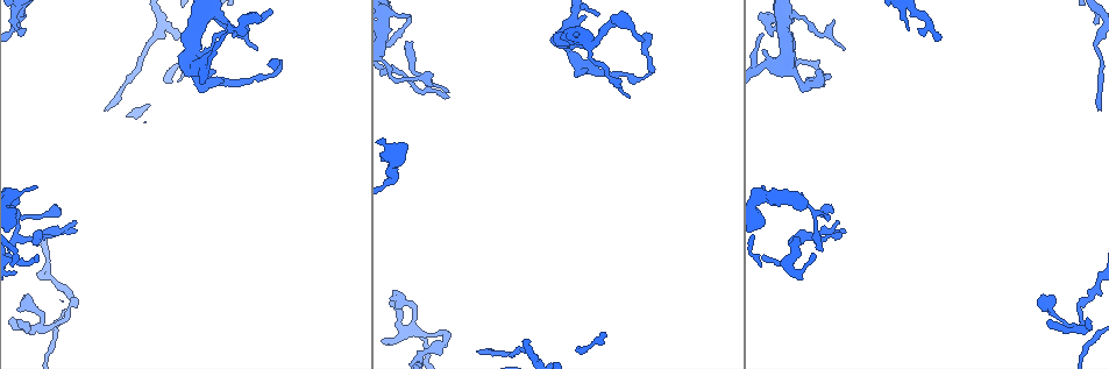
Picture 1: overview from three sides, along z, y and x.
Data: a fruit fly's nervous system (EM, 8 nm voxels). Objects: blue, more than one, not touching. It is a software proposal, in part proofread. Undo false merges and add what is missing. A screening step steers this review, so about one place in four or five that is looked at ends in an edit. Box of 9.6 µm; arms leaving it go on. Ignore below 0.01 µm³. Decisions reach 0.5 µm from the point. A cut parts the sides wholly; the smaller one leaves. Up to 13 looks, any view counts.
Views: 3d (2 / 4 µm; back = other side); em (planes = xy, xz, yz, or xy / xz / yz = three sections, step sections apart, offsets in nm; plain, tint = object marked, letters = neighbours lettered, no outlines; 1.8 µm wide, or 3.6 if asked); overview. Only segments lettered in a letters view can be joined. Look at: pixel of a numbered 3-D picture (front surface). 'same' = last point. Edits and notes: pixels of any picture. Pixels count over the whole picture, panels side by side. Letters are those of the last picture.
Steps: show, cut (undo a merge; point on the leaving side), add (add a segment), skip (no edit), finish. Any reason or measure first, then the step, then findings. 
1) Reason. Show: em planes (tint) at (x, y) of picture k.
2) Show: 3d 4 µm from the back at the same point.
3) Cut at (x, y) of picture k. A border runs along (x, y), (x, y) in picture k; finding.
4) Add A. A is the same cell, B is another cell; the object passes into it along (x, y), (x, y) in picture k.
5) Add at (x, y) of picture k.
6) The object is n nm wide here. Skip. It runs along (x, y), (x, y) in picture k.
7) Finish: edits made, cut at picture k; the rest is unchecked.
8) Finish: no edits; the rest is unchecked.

An open end. Show: 3d 2 µm at (789, 242) of picture 1.

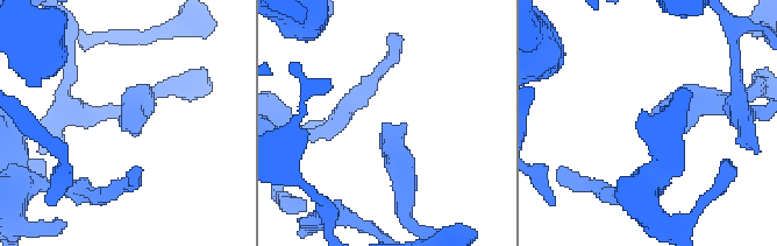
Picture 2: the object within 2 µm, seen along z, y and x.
Shape alone is not enough. Show: em planes (tint) at (120, 126) of picture 2.

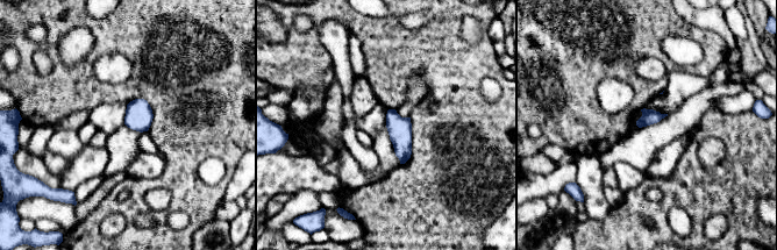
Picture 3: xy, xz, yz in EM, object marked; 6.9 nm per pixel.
Show: em planes (letters) at the same point.

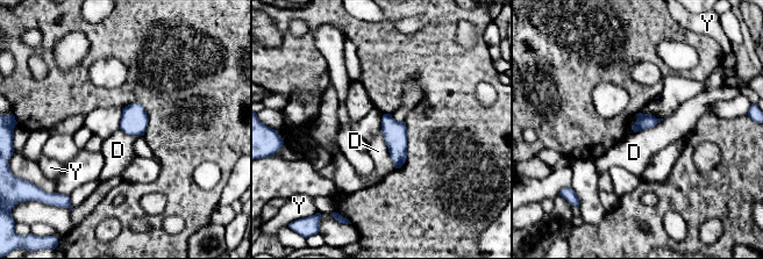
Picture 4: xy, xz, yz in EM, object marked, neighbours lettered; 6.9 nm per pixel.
Skip. D and Y are other cells; a border runs along (380, 129), (390, 159), (396, 167) in picture 4; none of them fits.

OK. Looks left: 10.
Sharp bend. Show: em xy step 4 (tint) at (194, 67) of picture 1.

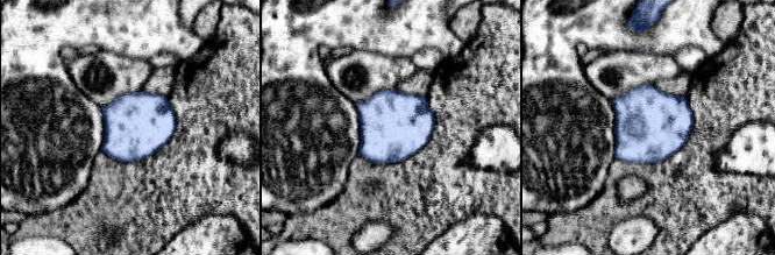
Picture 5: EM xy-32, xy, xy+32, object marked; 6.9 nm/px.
Show: em planes (letters) at the same point.

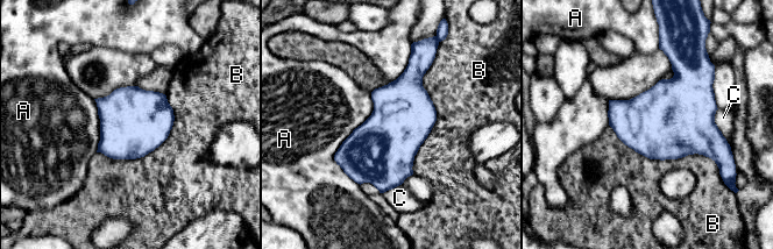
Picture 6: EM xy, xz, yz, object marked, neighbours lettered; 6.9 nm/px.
Skip. A, B and C are other cells; a border runs along (371, 92), (334, 155), (357, 184) in picture 6; one cell here.

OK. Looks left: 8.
Thin end. Show: em yz step 8 (letters) at (649, 35) of picture 1.

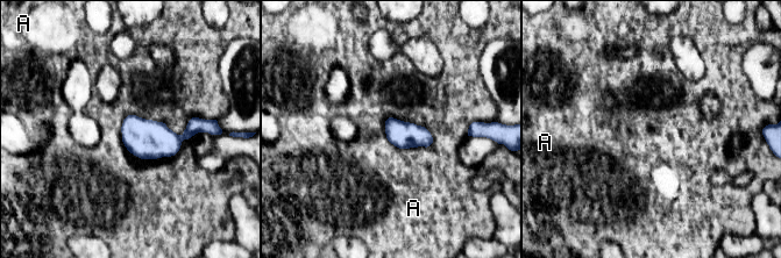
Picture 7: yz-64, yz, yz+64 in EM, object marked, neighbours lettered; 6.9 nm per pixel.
The object is 190 nm wide here. Skip. A is another cell; a border runs along (210, 119), (121, 141) in picture 7; no lettered segment goes on from it.

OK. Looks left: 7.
Tapers out. Show: em planes (plain) at (1099, 110) of picture 1.

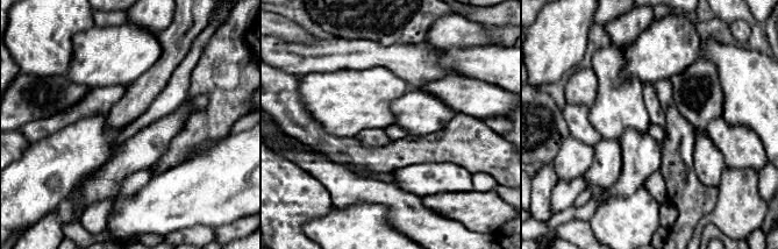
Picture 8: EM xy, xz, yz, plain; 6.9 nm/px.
With the object marked. Show: em planes (tint) at the same point.

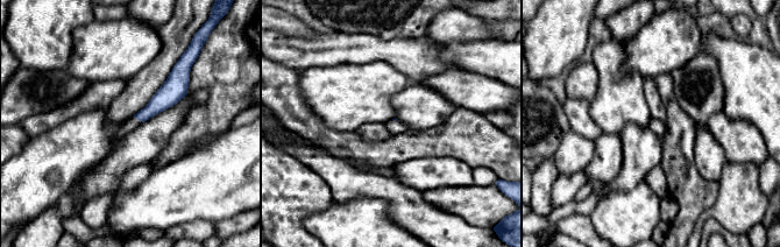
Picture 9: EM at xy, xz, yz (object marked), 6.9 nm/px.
See the neighbours. Show: em planes (letters) at the same point.

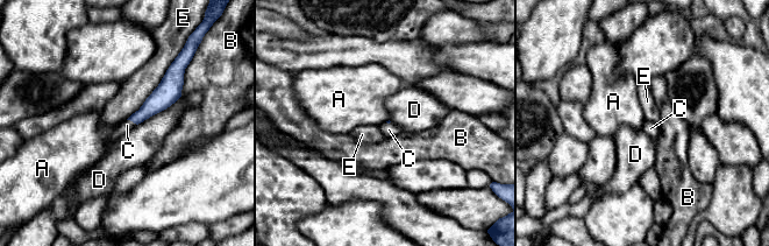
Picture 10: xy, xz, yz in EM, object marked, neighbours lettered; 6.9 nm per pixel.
Add at (127, 125) of picture 10. C is the same cell, A, B, D and E are other cells; the object passes into it along (159, 99), (132, 120), (127, 125) in picture 10; the cell continues.

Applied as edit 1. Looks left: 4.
See it whole again. Show: overview.

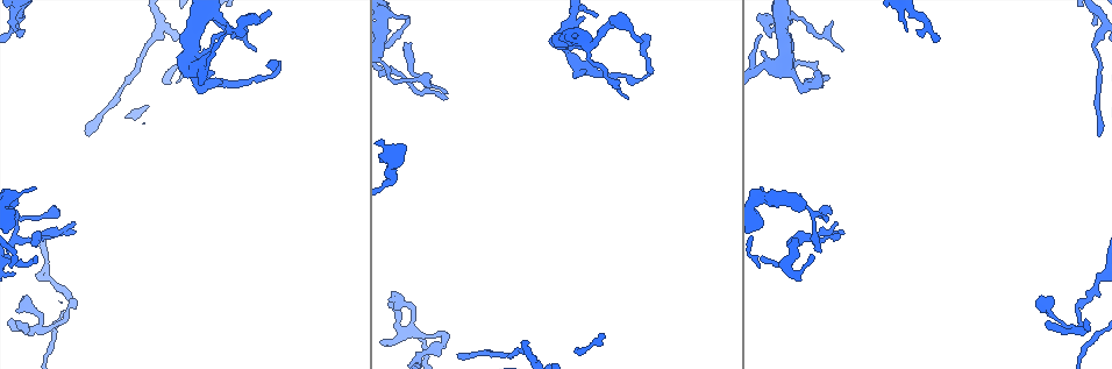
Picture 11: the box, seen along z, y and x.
Thin end. Show: em planes (letters) at (18, 321) of picture 11.

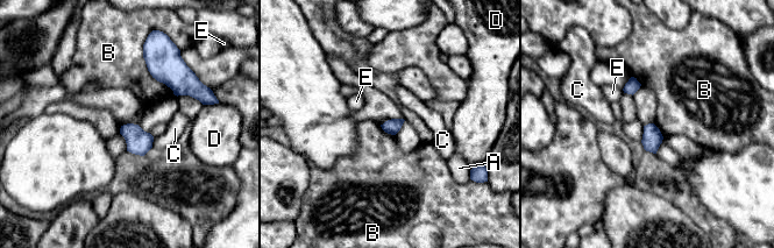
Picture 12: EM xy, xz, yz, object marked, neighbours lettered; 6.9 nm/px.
Skip. A, B, C, D and E are other cells; no lettered segment goes on from it.

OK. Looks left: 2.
Finish: edits made, add at picture 10; the rest is unchecked.

